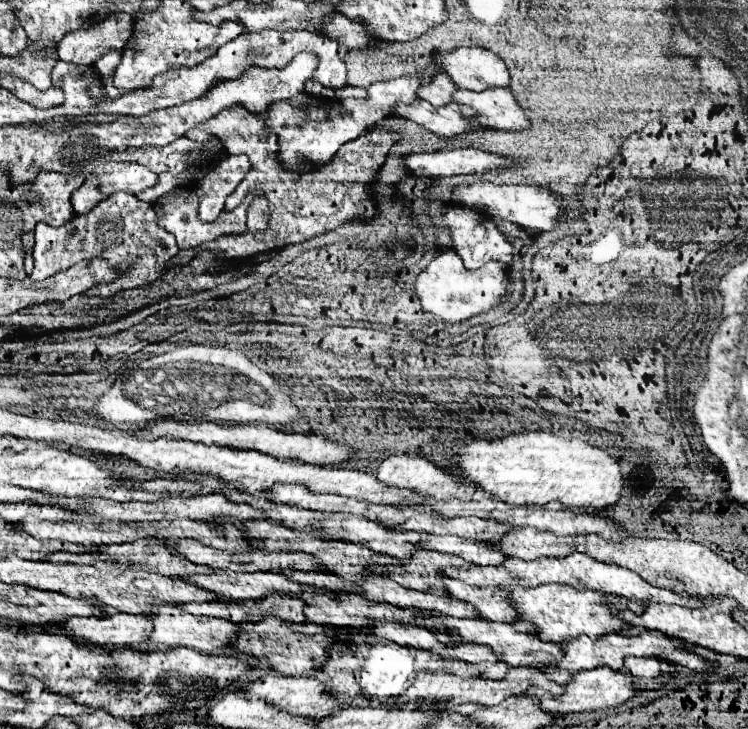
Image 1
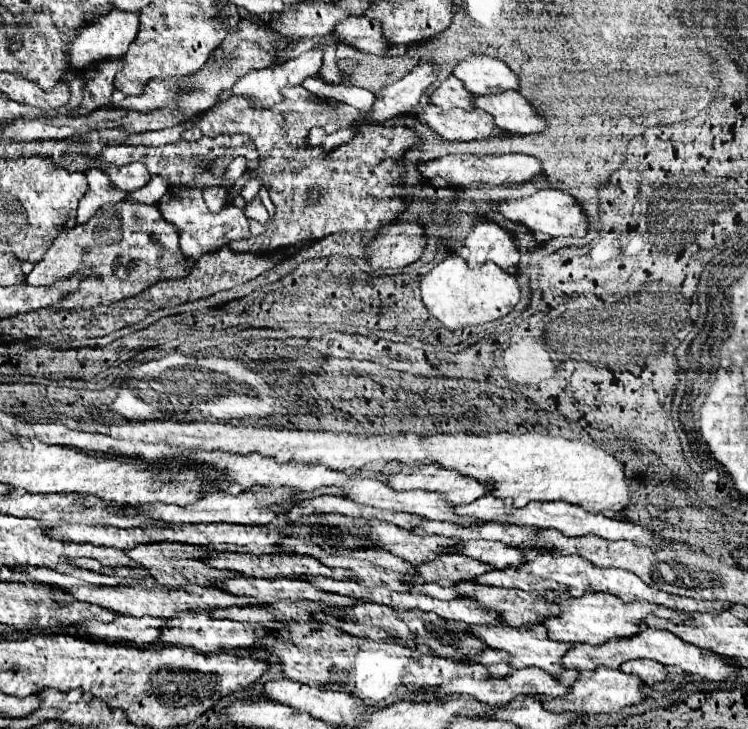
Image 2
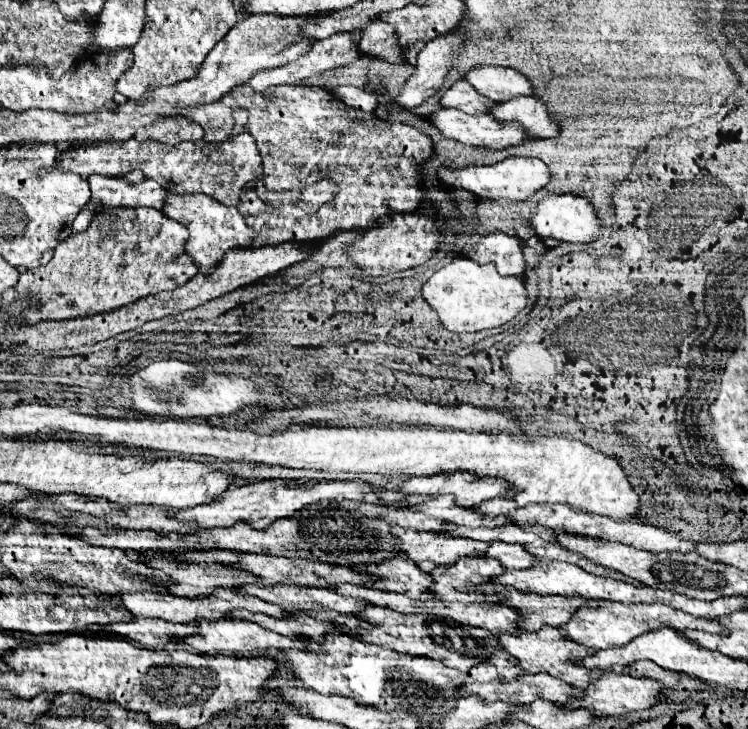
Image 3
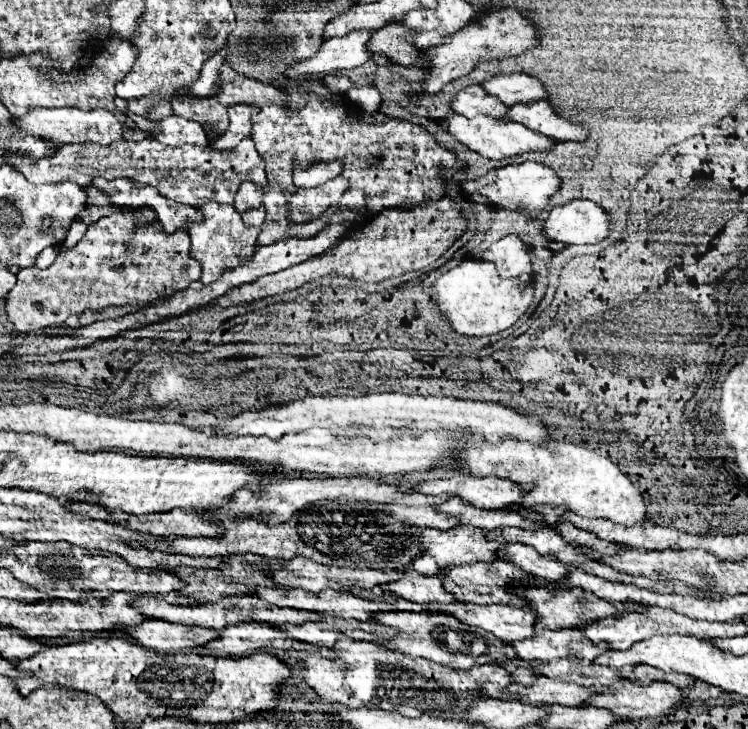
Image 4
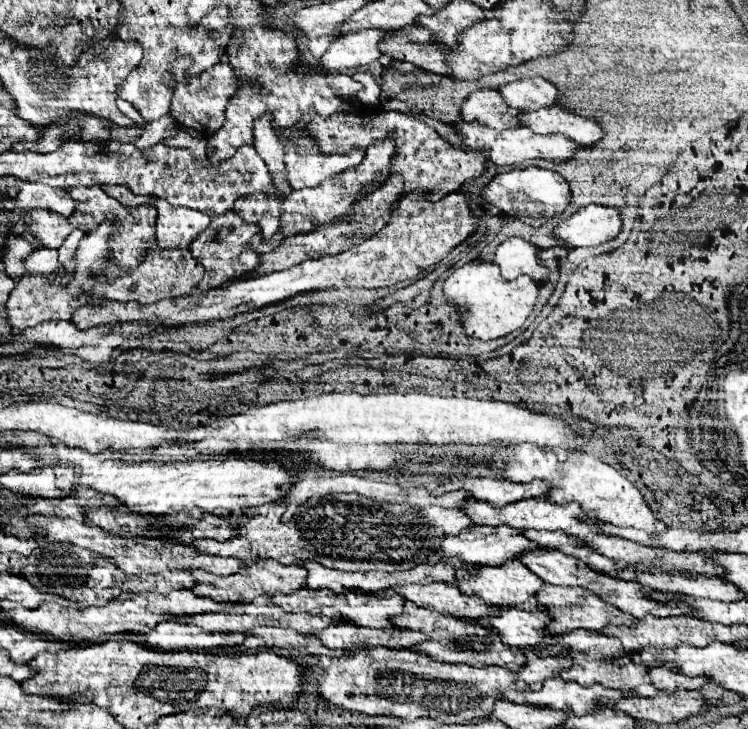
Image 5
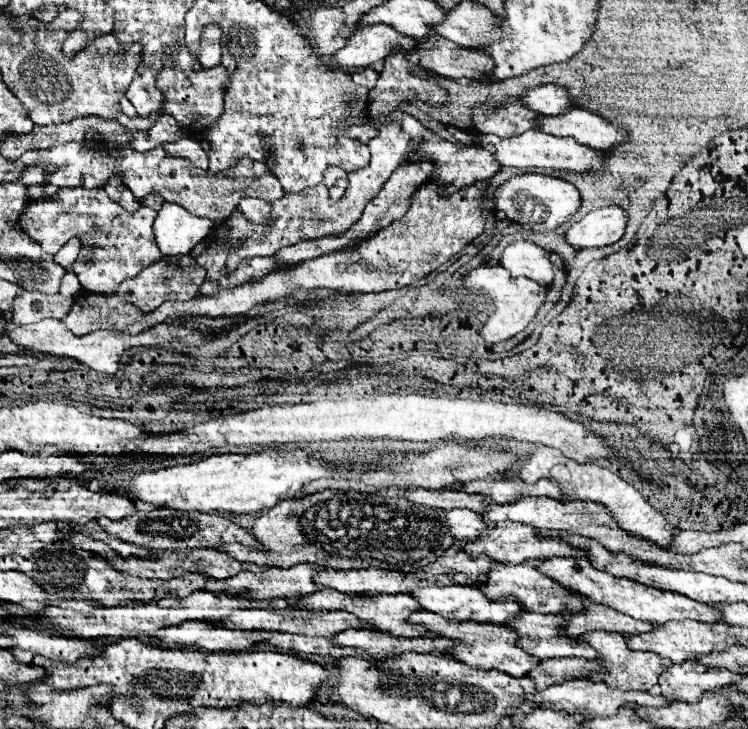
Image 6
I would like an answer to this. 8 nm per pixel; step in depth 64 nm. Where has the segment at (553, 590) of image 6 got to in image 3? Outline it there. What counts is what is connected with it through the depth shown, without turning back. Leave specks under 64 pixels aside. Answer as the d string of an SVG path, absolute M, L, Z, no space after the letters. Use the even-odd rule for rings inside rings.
M468 556L458 558L454 564L440 564L430 572L434 598L446 602L484 602L476 586L500 572L504 572L504 568L492 558Z

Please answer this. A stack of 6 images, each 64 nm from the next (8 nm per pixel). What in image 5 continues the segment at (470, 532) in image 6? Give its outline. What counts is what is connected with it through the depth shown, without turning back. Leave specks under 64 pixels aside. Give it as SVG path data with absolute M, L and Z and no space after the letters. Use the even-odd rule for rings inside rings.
M430 506L430 508L422 508L416 512L418 518L430 522L432 526L436 526L442 534L458 534L464 528L472 526L472 522L468 520L468 516L464 516L464 512L460 510L448 510L448 508L440 508L440 506Z

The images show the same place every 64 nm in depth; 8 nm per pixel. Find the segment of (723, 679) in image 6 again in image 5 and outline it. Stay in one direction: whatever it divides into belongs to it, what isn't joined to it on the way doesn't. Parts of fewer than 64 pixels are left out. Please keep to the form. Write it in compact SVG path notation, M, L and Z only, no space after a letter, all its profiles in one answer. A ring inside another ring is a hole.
M650 668L648 670L648 680L652 686L660 688L660 690L698 690L706 680L704 678L694 678L694 676L686 676L682 672L676 672L672 668Z

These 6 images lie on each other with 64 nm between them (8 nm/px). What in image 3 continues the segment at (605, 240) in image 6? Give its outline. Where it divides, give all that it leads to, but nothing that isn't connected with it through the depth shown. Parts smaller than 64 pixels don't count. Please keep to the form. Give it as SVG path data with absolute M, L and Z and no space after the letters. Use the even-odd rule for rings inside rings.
M546 194L532 210L530 226L540 238L552 236L556 240L568 240L568 242L590 242L600 236L600 222L596 218L592 204L574 194Z

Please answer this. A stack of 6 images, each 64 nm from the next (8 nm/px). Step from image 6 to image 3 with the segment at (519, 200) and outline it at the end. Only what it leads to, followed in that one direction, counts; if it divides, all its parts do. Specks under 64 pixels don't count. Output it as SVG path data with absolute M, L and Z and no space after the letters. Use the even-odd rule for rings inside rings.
M510 156L502 162L496 164L466 164L464 168L448 168L440 166L438 168L438 178L440 182L456 188L464 188L468 192L474 192L482 198L508 198L508 200L526 200L530 194L536 190L544 188L548 184L550 172L544 162L538 158L526 158L526 156Z

